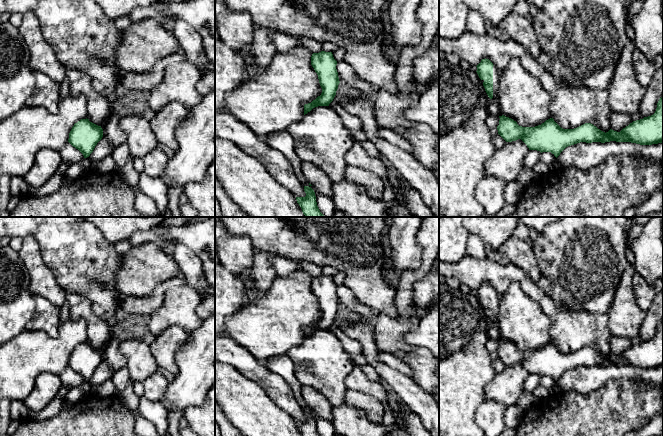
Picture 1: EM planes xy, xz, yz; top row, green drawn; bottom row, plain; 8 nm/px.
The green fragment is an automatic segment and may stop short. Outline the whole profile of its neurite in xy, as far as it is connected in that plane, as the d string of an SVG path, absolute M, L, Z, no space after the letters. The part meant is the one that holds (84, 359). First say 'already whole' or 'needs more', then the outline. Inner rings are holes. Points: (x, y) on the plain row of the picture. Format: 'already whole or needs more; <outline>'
already whole; M81 343L74 348L70 357L68 366L78 373L87 382L93 376L97 367L103 361L103 353L89 345Z

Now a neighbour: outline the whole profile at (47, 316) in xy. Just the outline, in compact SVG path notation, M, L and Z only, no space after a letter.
M34 295L34 300L36 302L35 314L27 323L26 329L43 331L51 337L57 336L61 324L60 308L40 295Z

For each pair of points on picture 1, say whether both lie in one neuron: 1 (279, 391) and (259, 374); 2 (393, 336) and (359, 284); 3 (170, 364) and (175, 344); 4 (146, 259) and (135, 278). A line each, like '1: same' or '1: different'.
1: same
2: different
3: same
4: same

